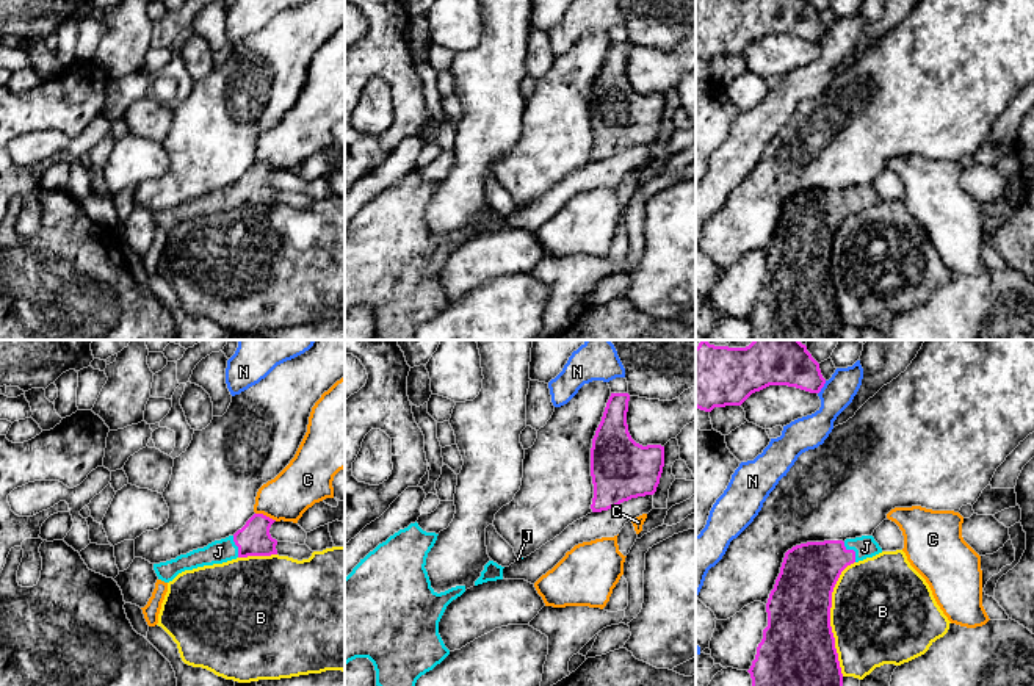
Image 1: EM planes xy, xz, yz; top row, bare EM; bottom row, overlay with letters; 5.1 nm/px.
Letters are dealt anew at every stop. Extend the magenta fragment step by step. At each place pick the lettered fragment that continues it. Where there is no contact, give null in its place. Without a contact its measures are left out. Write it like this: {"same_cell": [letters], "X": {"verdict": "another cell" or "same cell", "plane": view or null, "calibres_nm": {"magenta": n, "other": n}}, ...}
{"same_cell": ["J"], "B": {"verdict": "another cell", "plane": "yz", "calibres_nm": {"magenta": 400, "other": 480}}, "C": {"verdict": "another cell", "plane": "xy", "calibres_nm": {"magenta": 170, "other": 240}}, "J": {"verdict": "same cell", "plane": "yz", "calibres_nm": {"magenta": 300, "other": 110}}, "N": {"verdict": "another cell", "plane": "yz", "calibres_nm": {"magenta": 190, "other": 170}}}

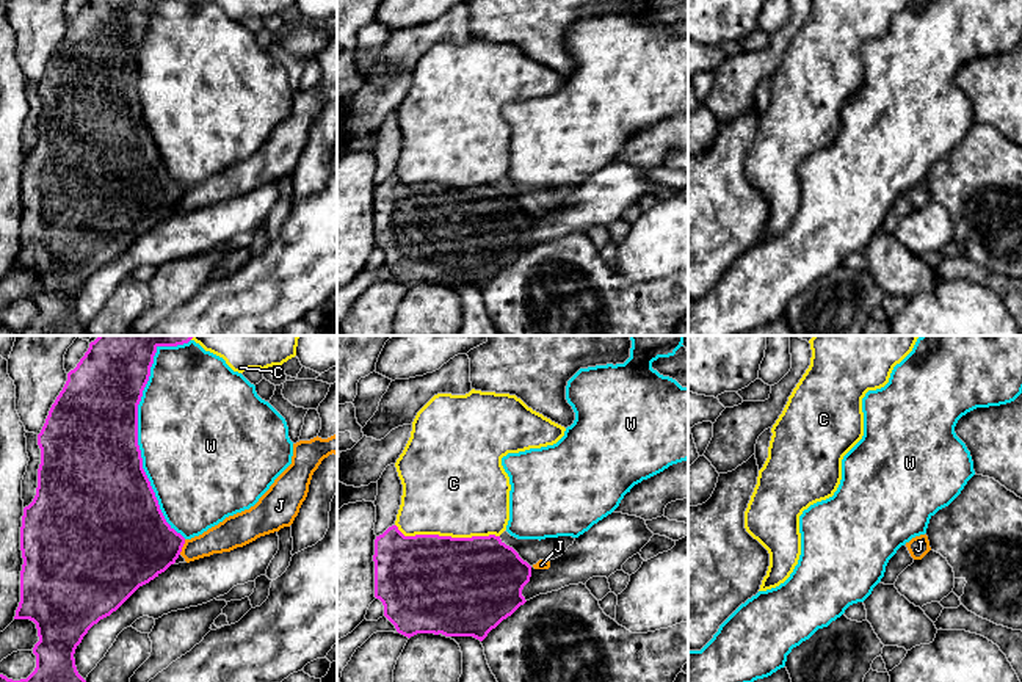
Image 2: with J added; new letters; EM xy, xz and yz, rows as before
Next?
{"same_cell": [], "C": {"verdict": "another cell", "plane": "xz", "calibres_nm": {"magenta": 500, "other": 500}}, "J": {"verdict": "another cell", "plane": "xy", "calibres_nm": {"magenta": 400, "other": 160}}, "W": {"verdict": "another cell", "plane": "xy", "calibres_nm": {"magenta": 500, "other": 500}}}

